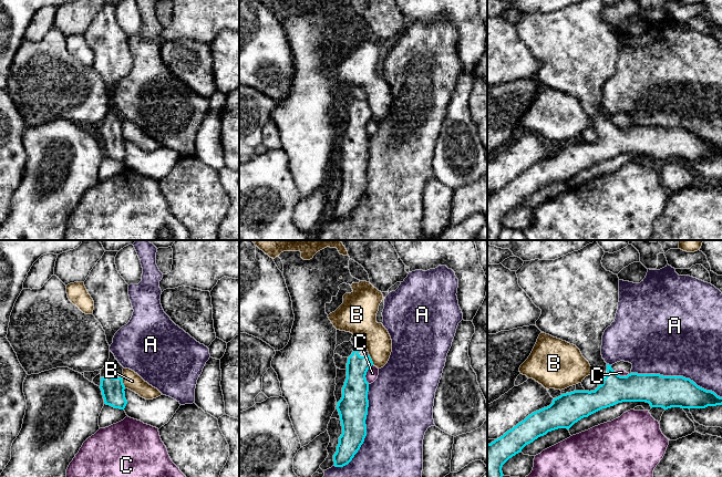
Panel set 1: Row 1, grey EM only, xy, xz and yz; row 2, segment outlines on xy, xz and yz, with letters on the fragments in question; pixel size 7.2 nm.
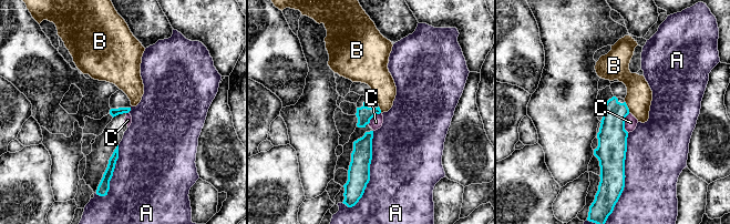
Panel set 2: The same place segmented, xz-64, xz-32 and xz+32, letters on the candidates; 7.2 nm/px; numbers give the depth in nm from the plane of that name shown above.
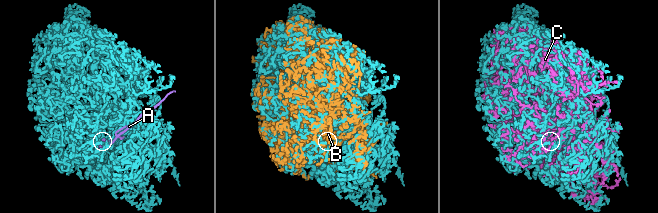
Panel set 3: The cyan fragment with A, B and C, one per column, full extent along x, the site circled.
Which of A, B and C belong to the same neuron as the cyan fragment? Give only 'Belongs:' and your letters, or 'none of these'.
Belongs: none of these

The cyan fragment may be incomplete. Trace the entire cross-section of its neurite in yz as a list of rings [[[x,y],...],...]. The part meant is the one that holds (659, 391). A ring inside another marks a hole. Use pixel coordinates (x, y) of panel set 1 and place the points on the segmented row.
[[[595,240],[578,251],[574,251],[555,260],[530,260],[524,261],[523,266],[516,271],[519,287],[532,299],[533,303],[542,310],[536,326],[544,333],[576,345],[582,356],[589,362],[594,376],[598,383],[595,391],[574,391],[561,394],[553,400],[553,403],[539,411],[528,415],[503,436],[487,444],[487,477],[503,477],[502,467],[513,456],[520,453],[522,449],[548,432],[567,428],[584,417],[622,402],[646,402],[652,407],[681,408],[705,408],[708,406],[722,405],[722,397],[712,391],[706,391],[698,386],[690,379],[683,376],[663,376],[660,374],[638,374],[630,373],[627,376],[618,375],[611,365],[607,364],[601,355],[602,335],[605,330],[611,325],[616,319],[619,302],[619,278],[610,271],[607,271],[601,263],[605,255],[604,249]]]

